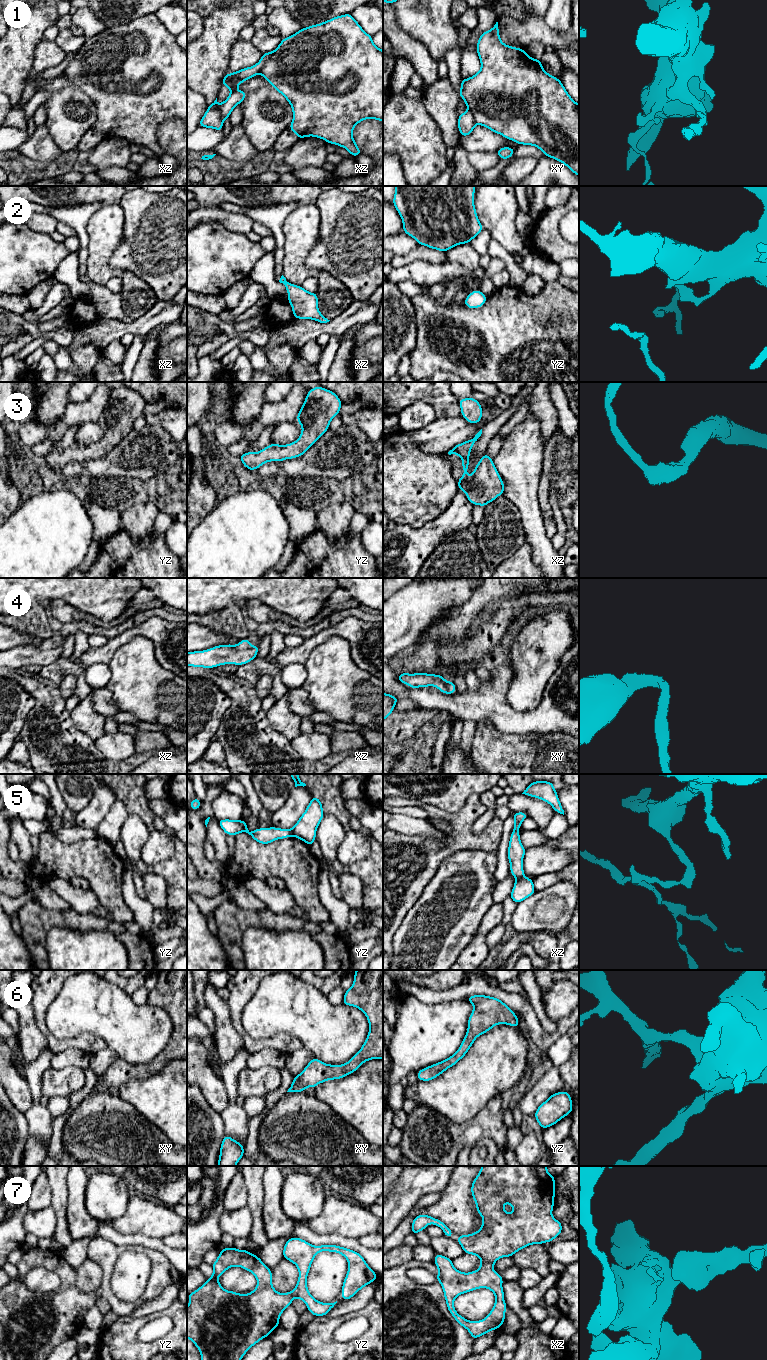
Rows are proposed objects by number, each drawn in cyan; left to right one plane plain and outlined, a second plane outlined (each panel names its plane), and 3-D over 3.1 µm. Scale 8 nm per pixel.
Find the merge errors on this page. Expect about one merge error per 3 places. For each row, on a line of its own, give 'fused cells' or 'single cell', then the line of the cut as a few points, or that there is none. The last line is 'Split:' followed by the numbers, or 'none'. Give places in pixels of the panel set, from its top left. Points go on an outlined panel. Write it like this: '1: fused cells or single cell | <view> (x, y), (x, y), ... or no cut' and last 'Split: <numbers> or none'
1: fused cells | xz (273, 51), (272, 55), (258, 72)
2: single cell | no cut
3: single cell | no cut
4: single cell | no cut
5: fused cells | xz (523, 876), (516, 879)
6: single cell | no cut
7: single cell | no cut
Split: 1, 5

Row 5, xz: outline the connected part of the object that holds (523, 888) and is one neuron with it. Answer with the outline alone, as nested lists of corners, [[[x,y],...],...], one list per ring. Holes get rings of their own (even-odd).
[[[522,877],[516,879],[514,887],[510,894],[510,898],[516,903],[519,904],[521,901],[530,897],[536,892],[534,889],[534,883],[531,878]]]

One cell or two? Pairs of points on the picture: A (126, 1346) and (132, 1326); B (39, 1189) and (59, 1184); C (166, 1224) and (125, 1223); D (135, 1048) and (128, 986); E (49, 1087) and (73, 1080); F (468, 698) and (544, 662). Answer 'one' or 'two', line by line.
A: one
B: two
C: one
D: two
E: one
F: two

